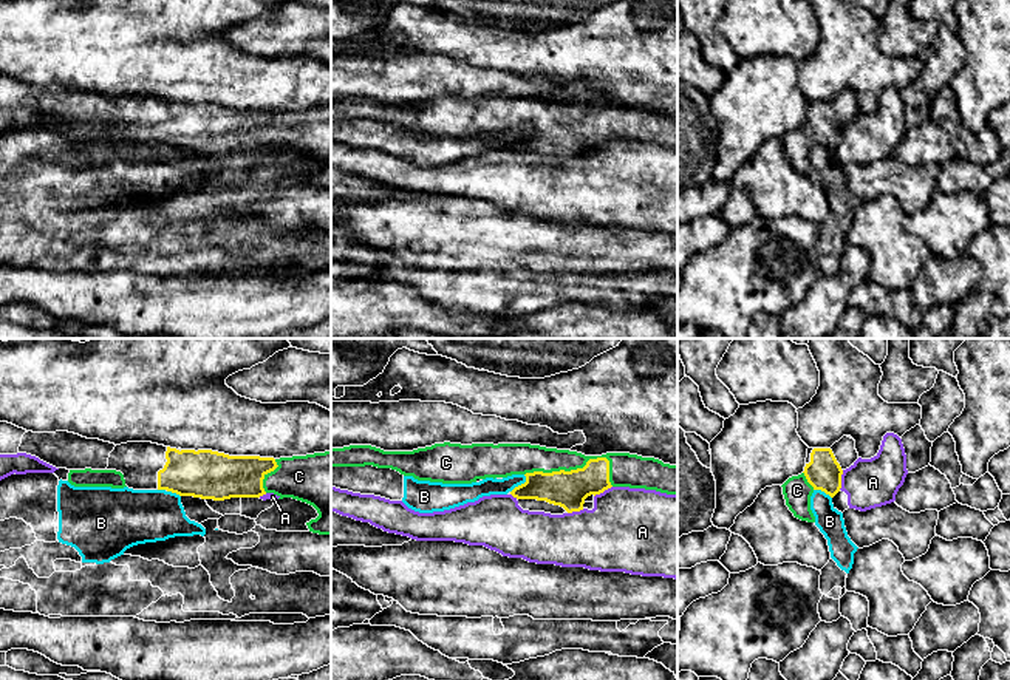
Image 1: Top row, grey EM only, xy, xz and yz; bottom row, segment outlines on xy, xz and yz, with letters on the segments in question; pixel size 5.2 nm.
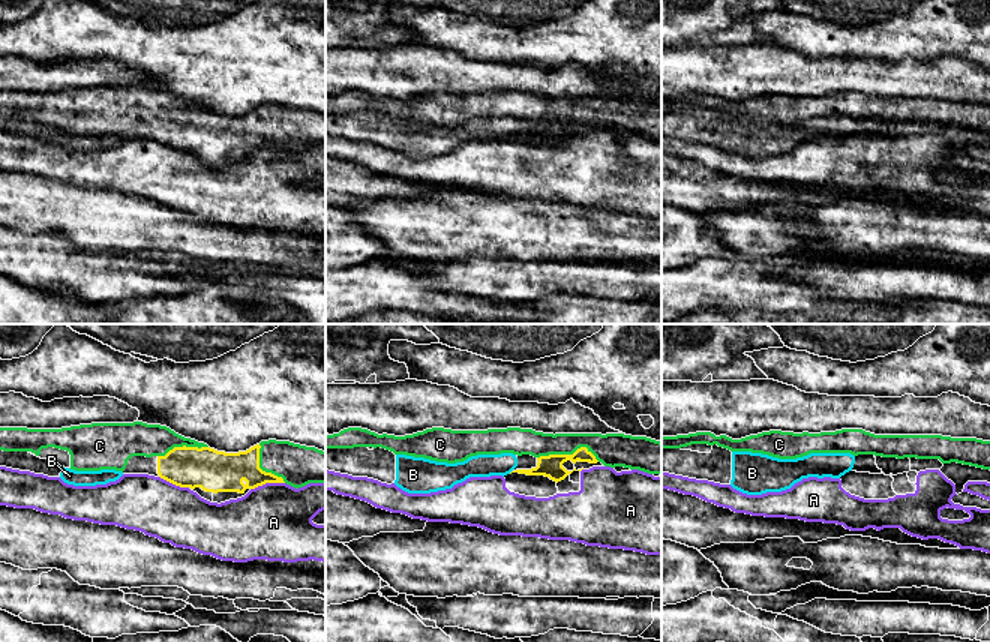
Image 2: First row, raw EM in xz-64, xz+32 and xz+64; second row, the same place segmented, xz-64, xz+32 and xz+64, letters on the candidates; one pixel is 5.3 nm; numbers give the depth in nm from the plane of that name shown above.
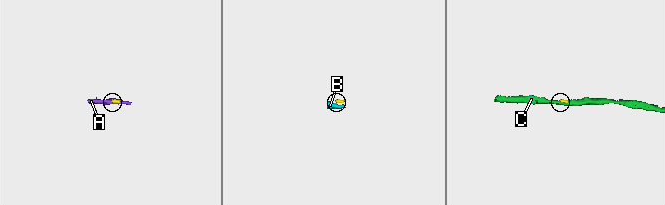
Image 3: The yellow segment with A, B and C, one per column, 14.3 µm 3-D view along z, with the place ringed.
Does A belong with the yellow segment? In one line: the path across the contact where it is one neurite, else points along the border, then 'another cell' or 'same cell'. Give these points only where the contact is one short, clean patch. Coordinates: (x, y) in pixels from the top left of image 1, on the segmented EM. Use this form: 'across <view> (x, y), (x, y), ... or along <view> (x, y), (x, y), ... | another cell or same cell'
along yz (843, 470), (839, 489) | another cell

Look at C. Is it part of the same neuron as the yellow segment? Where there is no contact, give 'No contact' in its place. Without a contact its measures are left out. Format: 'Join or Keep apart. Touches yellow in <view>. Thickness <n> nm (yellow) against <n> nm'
Join. Touches yellow in xz. Thickness 190 nm (yellow) against 180 nm

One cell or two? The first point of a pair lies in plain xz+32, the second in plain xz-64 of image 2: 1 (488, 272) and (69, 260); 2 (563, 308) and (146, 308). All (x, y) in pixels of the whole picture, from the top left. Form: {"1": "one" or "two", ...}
{"1": "one", "2": "one"}

